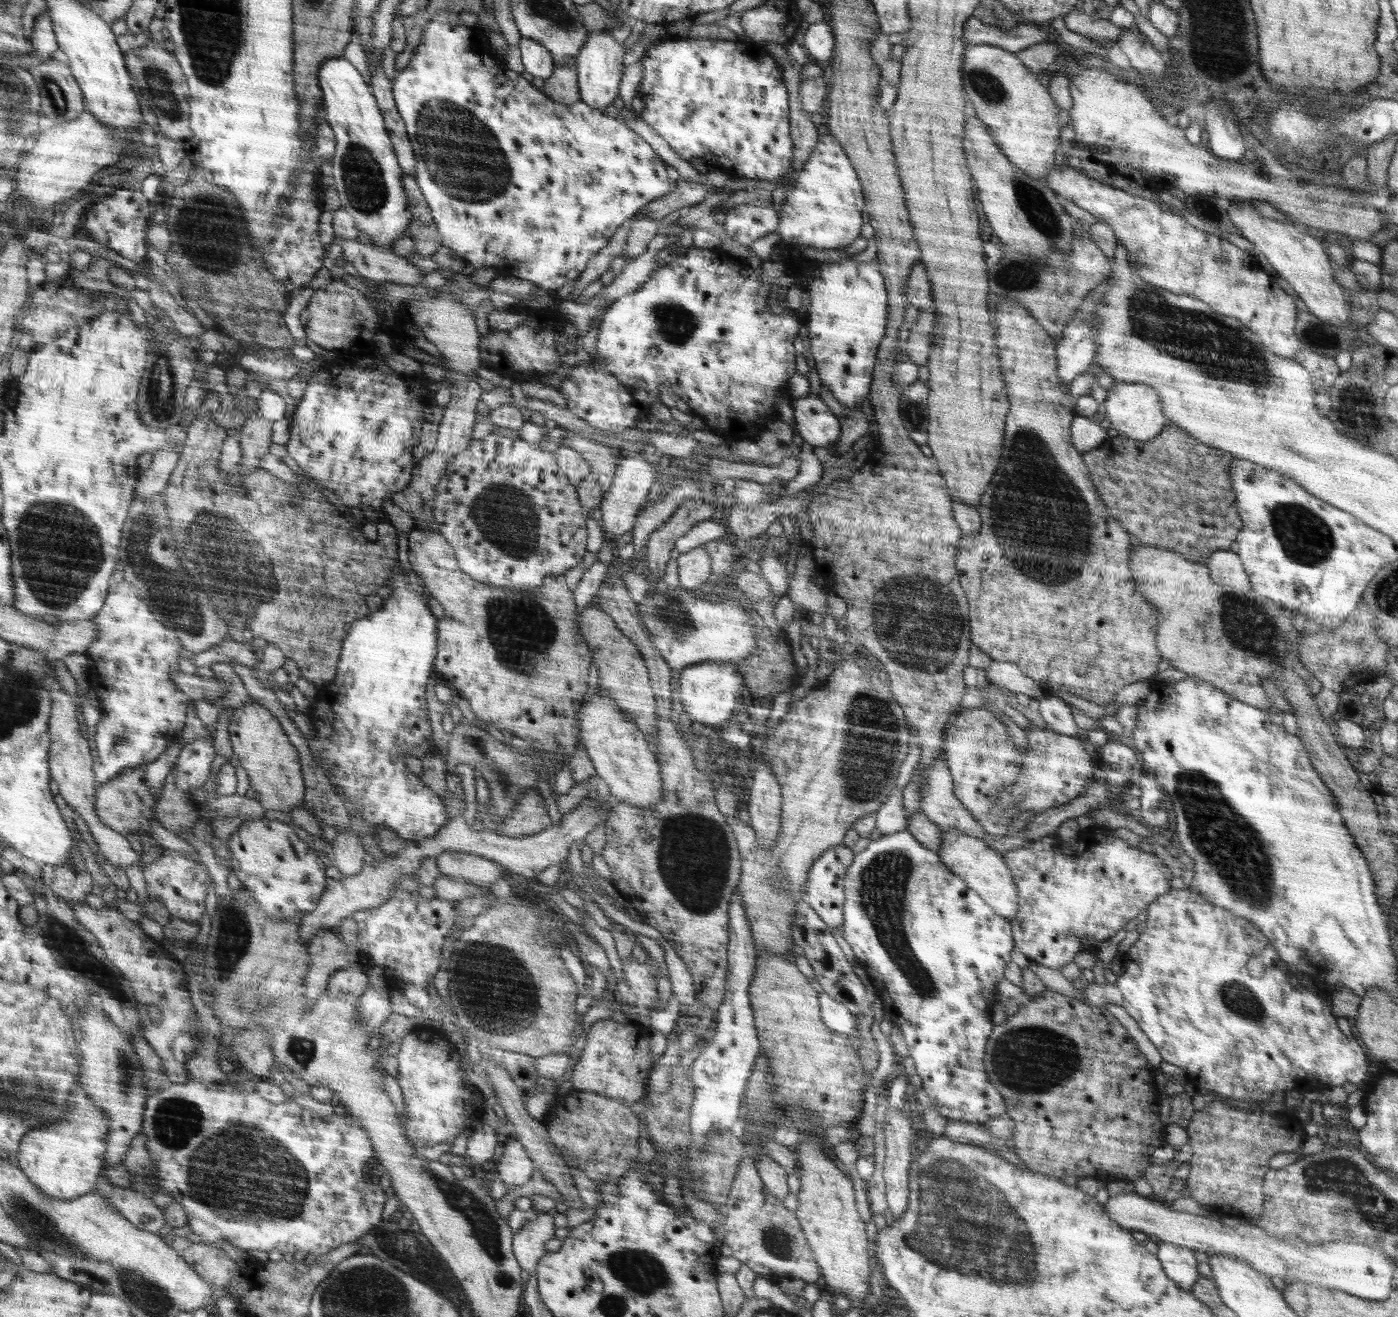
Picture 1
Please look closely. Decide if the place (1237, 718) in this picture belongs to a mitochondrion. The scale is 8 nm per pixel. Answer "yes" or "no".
no

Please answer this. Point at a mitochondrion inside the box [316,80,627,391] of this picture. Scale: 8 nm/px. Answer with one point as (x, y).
(460, 157)

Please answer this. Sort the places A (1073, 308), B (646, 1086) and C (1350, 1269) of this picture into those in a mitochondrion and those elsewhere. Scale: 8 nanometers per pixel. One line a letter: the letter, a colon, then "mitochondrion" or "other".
A: other
B: other
C: other

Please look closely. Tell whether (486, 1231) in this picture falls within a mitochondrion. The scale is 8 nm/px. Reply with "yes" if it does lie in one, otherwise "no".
yes

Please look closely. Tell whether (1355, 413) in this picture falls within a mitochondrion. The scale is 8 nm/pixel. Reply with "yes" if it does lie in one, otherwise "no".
yes

